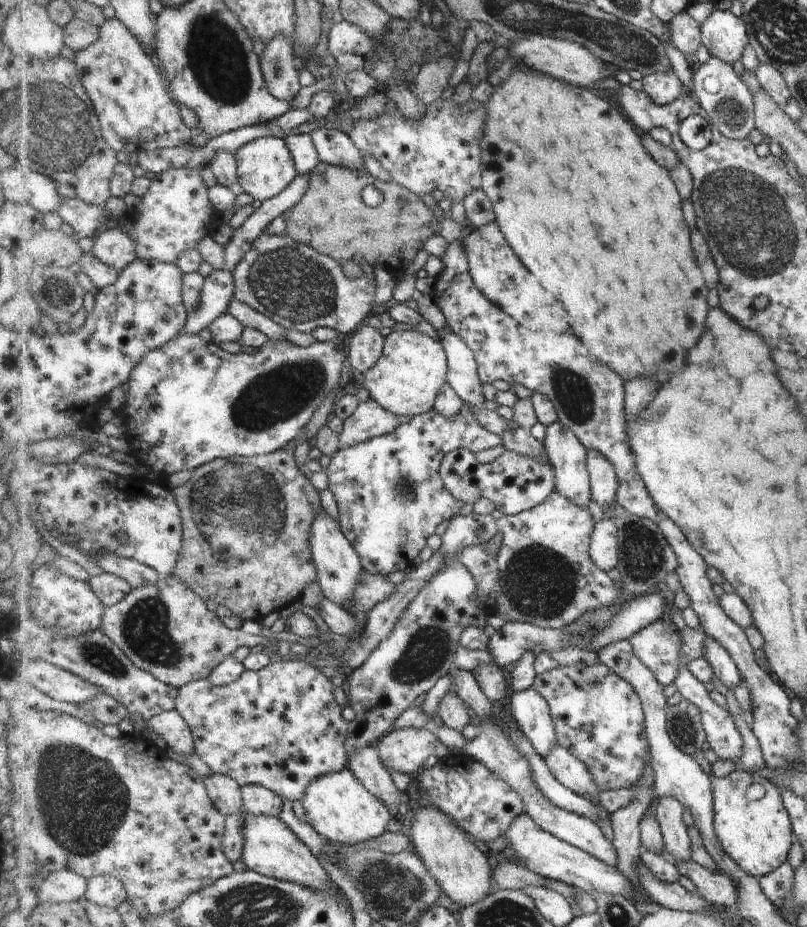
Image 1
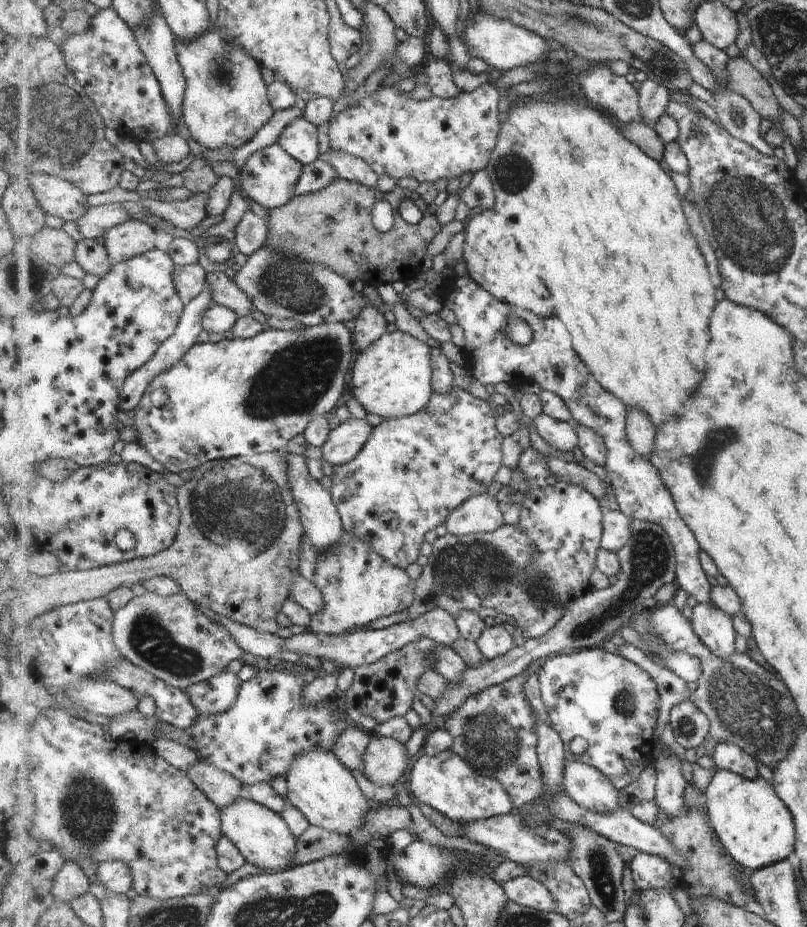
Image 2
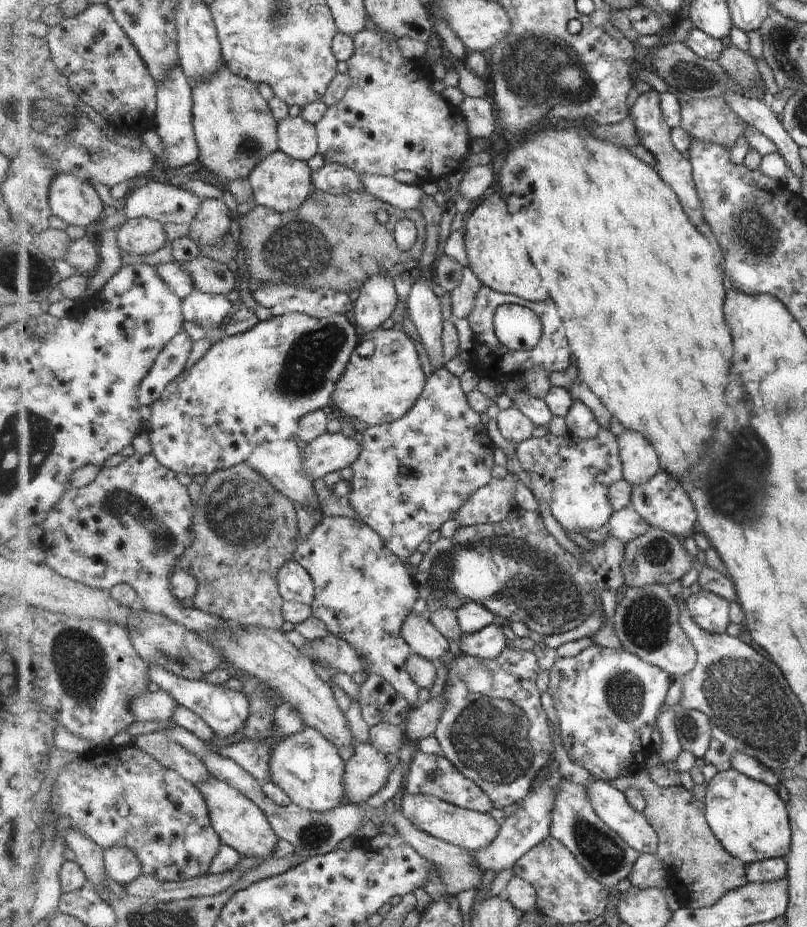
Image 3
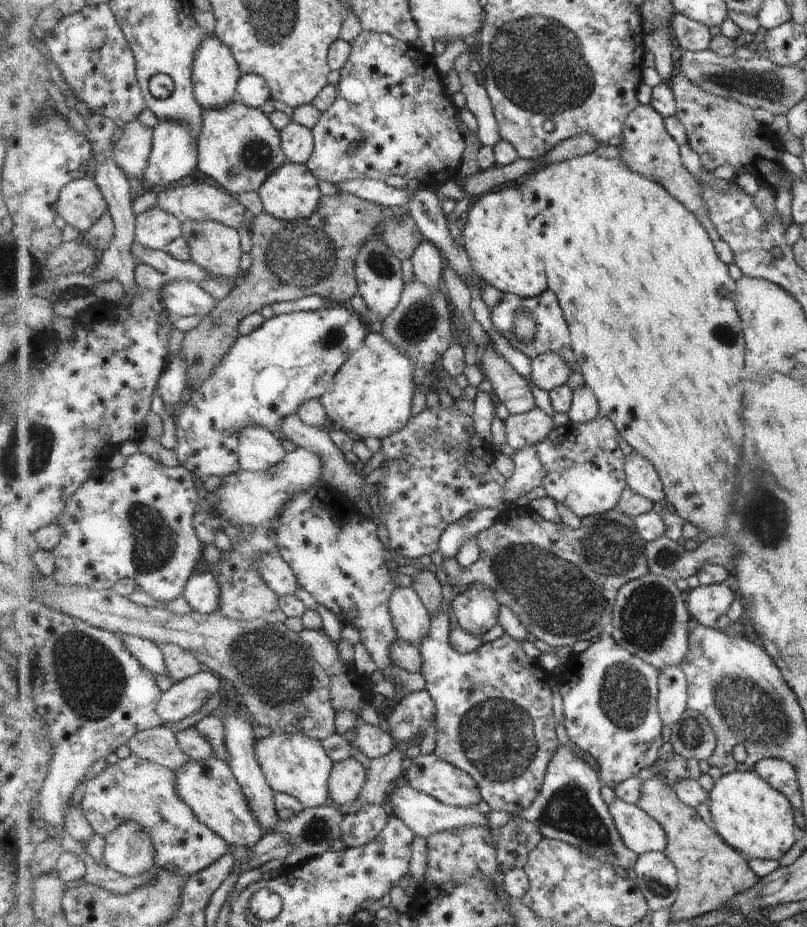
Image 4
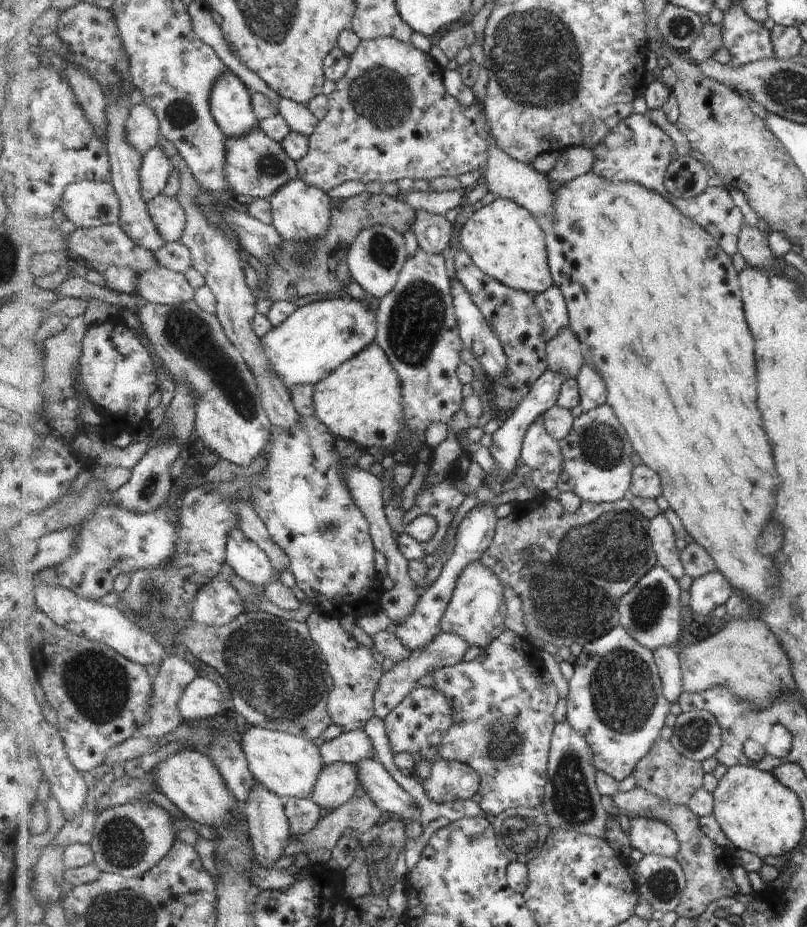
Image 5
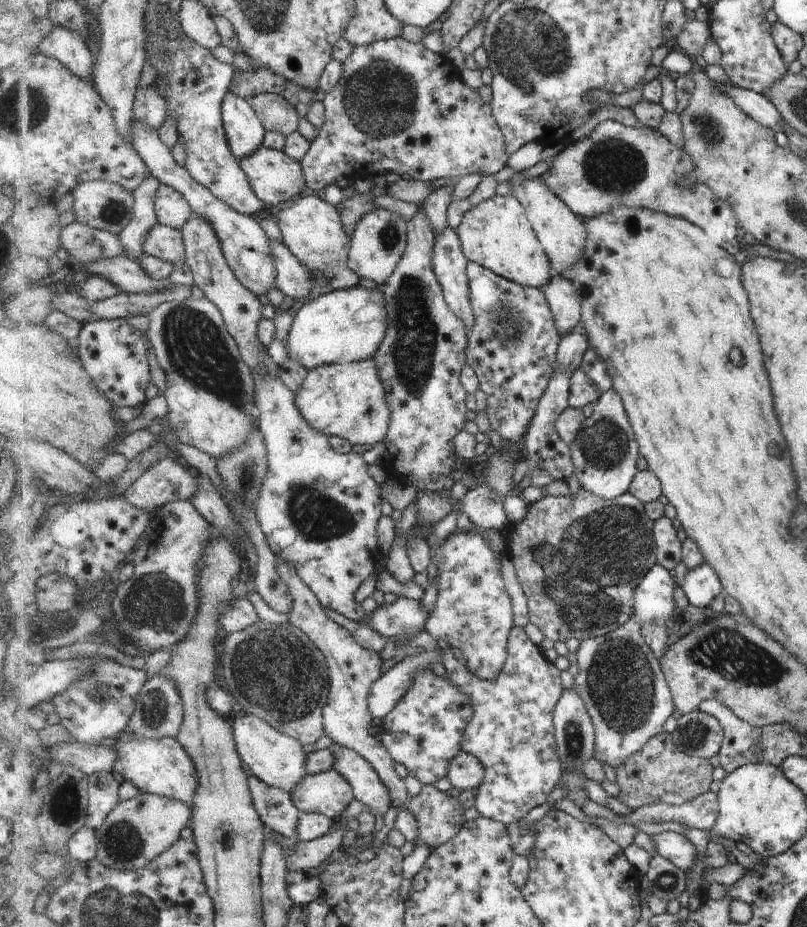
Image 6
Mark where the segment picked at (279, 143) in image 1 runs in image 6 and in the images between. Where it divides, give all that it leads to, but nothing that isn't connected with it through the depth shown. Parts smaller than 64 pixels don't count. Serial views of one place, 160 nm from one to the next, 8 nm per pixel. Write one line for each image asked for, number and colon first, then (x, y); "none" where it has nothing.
2: (270, 176)
3: (281, 182)
4: (292, 193)
5: (302, 213)
6: (313, 229)

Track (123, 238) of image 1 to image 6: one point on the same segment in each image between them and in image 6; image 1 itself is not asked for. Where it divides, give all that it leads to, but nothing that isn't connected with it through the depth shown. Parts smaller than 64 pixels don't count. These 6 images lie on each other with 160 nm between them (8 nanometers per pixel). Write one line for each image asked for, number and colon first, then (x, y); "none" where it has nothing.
2: (134, 238)
3: (143, 235)
4: (155, 228)
5: (167, 213)
6: (173, 209)

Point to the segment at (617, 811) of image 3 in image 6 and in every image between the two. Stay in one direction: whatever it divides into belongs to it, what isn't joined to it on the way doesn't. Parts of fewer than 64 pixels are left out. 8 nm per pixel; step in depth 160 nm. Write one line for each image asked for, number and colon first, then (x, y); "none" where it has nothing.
4: (640, 832)
5: (651, 837)
6: (677, 848)

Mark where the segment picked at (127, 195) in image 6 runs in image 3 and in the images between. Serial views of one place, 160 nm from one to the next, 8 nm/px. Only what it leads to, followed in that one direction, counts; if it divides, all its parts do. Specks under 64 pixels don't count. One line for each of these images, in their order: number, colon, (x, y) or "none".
3: (73, 201)
4: (81, 204)
5: (90, 203)

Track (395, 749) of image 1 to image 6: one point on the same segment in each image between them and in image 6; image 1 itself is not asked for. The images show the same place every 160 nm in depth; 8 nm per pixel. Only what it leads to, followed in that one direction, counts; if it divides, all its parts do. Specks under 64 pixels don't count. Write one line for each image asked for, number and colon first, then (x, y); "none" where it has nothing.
2: (385, 760)
3: (366, 772)
4: (348, 777)
5: (338, 783)
6: (328, 793)

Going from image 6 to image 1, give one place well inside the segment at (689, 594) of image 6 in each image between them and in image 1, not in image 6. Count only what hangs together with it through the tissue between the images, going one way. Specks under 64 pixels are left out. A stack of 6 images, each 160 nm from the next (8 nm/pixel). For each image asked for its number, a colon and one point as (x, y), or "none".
1: (725, 668)
2: (715, 627)
3: (712, 612)
4: (707, 603)
5: (713, 590)

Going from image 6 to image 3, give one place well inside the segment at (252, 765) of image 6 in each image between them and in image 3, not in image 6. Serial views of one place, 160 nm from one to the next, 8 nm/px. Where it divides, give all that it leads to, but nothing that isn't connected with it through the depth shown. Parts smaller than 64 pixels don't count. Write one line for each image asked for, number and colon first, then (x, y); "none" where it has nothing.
3: (307, 766)
4: (293, 763)
5: (289, 765)

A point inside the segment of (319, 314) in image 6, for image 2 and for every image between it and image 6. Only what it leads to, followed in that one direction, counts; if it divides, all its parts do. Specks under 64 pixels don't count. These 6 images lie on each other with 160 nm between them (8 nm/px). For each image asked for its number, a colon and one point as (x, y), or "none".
2: (237, 397)
3: (250, 389)
4: (267, 375)
5: (318, 337)

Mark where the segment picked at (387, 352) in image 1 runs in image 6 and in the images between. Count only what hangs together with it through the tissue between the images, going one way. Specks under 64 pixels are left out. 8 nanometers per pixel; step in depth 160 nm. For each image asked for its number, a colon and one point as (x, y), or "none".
2: (393, 377)
3: (380, 389)
4: (372, 395)
5: (361, 401)
6: (349, 400)

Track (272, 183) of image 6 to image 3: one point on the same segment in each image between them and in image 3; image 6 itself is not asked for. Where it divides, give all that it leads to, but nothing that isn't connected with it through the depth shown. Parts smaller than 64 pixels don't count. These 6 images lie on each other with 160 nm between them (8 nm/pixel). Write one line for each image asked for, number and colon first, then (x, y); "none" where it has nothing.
3: (235, 128)
4: (239, 147)
5: (256, 165)

